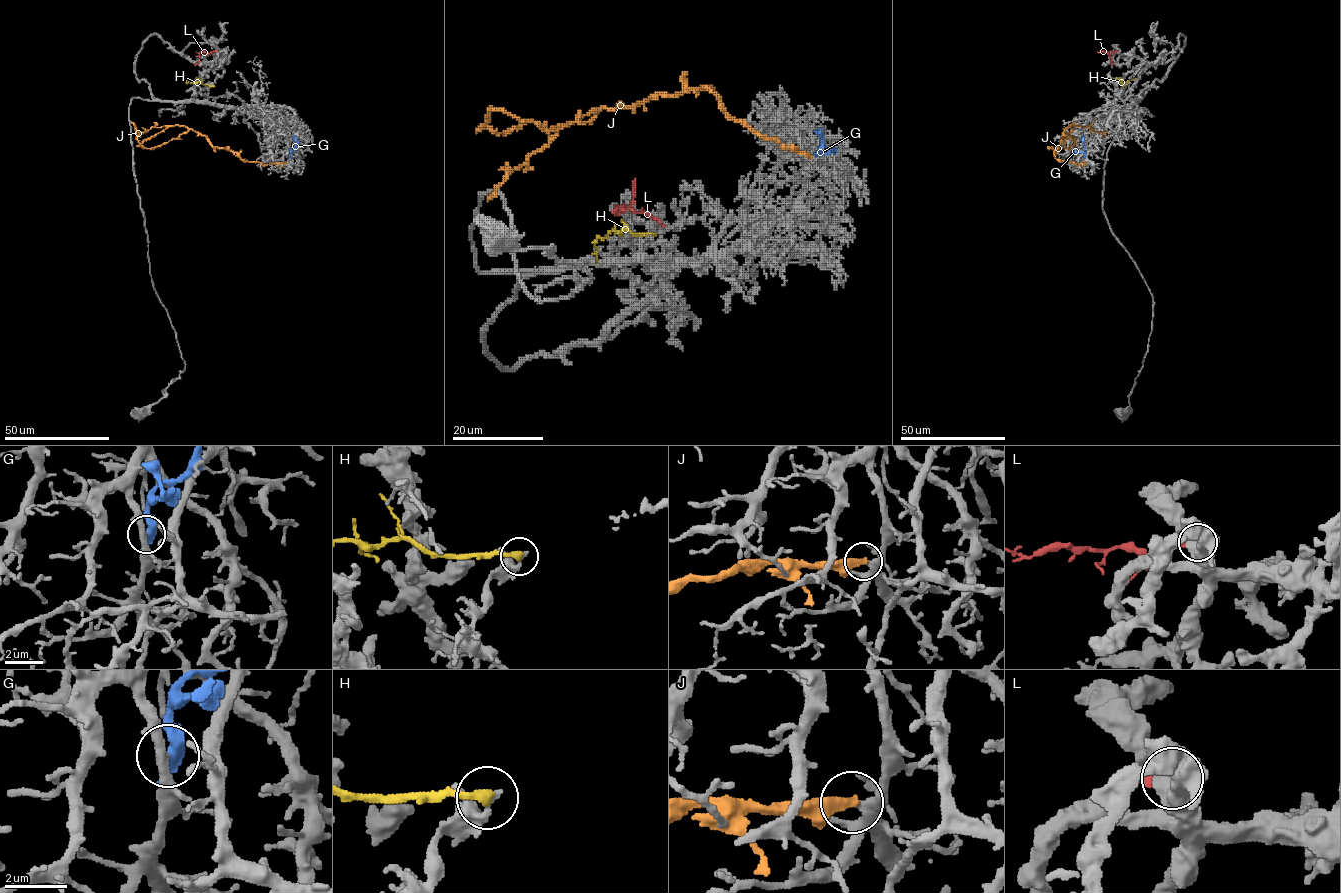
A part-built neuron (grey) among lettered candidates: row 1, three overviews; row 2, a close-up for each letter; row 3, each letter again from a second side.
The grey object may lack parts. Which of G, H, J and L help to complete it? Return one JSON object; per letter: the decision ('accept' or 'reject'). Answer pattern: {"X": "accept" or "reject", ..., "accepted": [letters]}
{"G": "reject", "H": "reject", "J": "reject", "L": "reject", "accepted": []}

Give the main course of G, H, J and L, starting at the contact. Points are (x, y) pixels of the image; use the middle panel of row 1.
G: (816, 152), (823, 154), (833, 151), (825, 146)
H: (653, 233), (610, 230), (595, 242), (596, 262)
J: (810, 157), (735, 121), (711, 89), (701, 88), (588, 112), (554, 131), (491, 109), (476, 133)
L: (663, 225), (644, 213), (633, 212), (625, 206), (617, 212), (614, 210)

